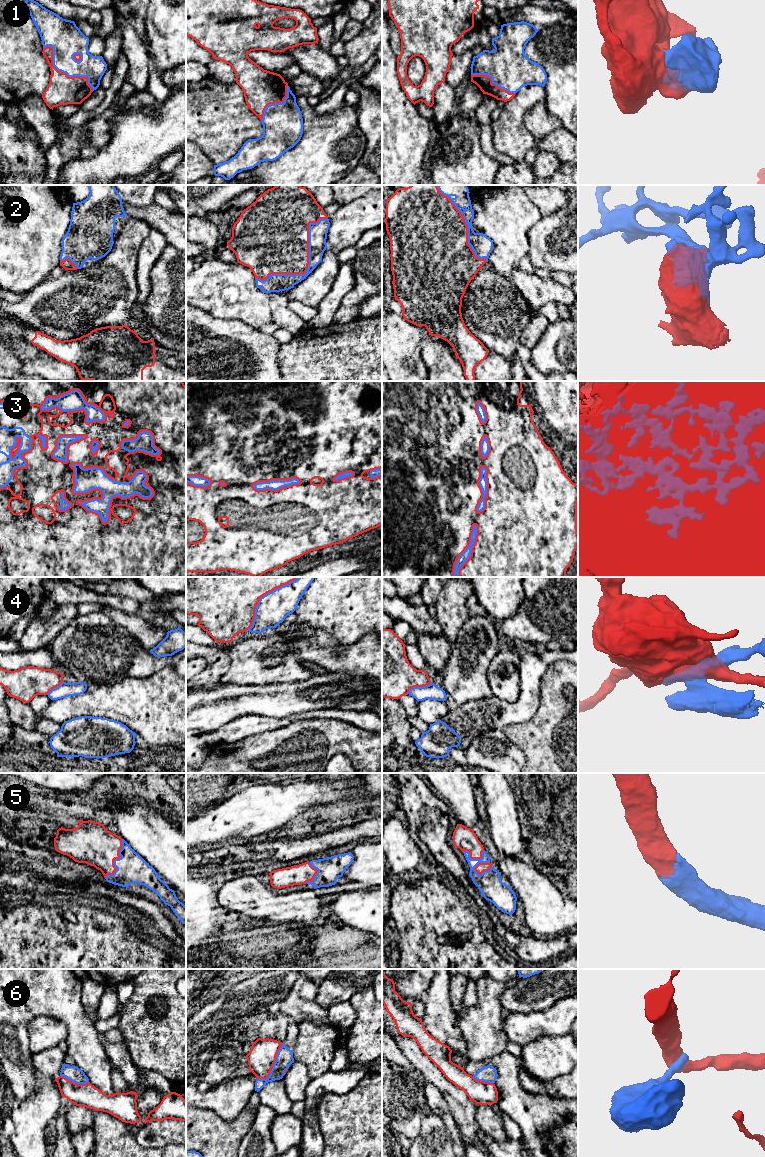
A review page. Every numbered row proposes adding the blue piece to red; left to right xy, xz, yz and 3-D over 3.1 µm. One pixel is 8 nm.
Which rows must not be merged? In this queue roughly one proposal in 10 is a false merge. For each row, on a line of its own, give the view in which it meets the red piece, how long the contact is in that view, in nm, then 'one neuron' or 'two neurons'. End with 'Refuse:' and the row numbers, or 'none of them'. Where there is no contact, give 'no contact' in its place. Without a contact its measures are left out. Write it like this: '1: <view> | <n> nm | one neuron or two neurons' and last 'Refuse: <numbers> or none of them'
1: xy | 550 nm | one neuron
2: xz | 750 nm | one neuron
3: xy | 700 nm | one neuron
4: xz | 600 nm | two neurons
5: xy | 340 nm | one neuron
6: xz | 360 nm | two neurons
Refuse: 4, 6

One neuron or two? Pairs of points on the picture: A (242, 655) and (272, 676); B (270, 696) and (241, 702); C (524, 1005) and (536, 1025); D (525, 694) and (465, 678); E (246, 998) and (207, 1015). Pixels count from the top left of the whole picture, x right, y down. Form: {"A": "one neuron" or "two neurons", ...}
{"A": "one neuron", "B": "one neuron", "C": "two neurons", "D": "two neurons", "E": "one neuron"}

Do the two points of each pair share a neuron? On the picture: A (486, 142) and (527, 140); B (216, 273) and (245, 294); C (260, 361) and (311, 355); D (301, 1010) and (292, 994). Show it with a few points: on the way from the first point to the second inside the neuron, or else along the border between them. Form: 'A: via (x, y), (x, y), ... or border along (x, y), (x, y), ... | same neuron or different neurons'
A: border along (491, 121), (493, 146), (510, 157) | different neurons
B: via (223, 280), (238, 294) | same neuron
C: border along (281, 345), (278, 351), (279, 370) | different neurons
D: via (297, 1006), (292, 1001), (292, 998) | same neuron

